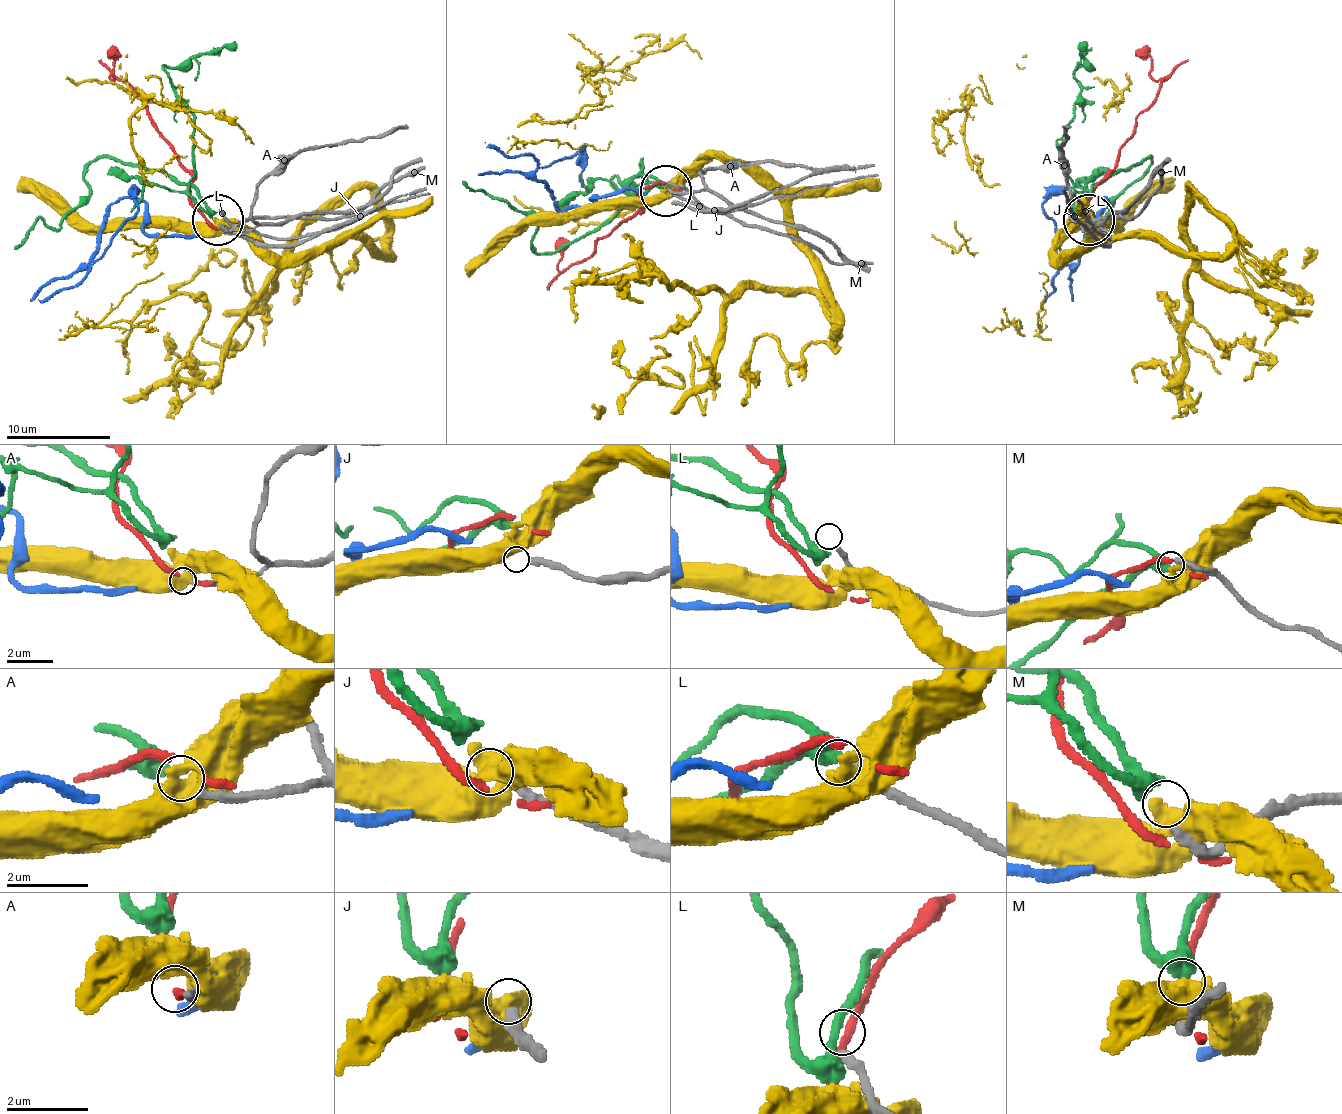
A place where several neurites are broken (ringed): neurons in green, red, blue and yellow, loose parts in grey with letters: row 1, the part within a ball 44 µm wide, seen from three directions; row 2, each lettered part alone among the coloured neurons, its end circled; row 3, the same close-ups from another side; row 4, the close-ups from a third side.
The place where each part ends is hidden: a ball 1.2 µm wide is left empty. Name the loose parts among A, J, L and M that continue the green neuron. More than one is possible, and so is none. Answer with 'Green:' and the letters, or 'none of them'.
Green: M

